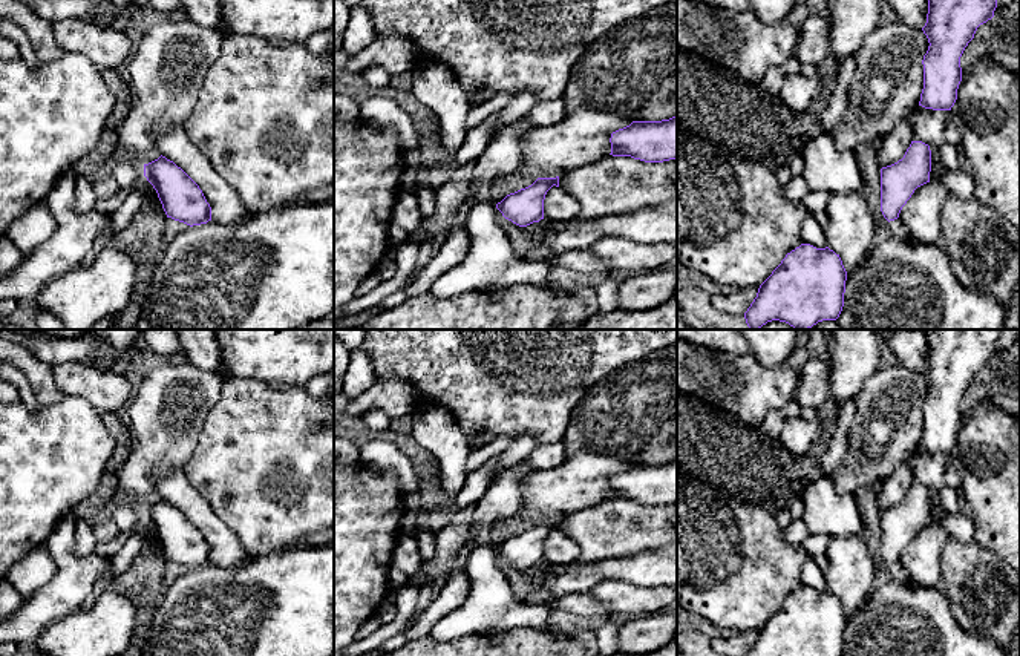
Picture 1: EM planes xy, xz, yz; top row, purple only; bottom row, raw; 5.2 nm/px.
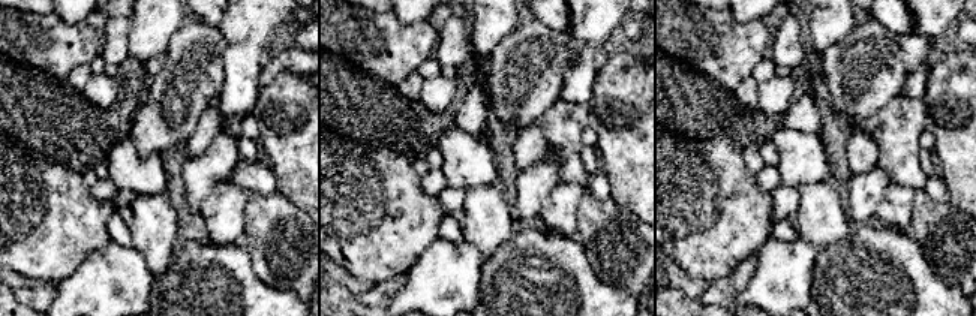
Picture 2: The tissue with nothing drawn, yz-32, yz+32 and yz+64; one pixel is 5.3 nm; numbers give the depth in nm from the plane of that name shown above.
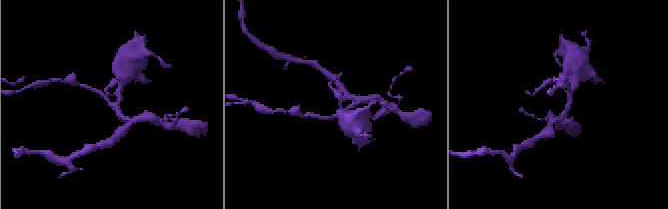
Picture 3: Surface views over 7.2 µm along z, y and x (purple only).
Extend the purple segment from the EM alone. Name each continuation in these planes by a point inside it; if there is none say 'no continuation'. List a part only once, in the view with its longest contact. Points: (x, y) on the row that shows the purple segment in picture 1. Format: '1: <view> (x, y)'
no continuation

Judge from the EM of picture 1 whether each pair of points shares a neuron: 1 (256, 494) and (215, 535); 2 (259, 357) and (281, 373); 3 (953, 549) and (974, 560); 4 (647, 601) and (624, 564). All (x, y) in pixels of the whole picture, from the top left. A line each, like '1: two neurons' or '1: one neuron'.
1: two neurons
2: one neuron
3: one neuron
4: two neurons

